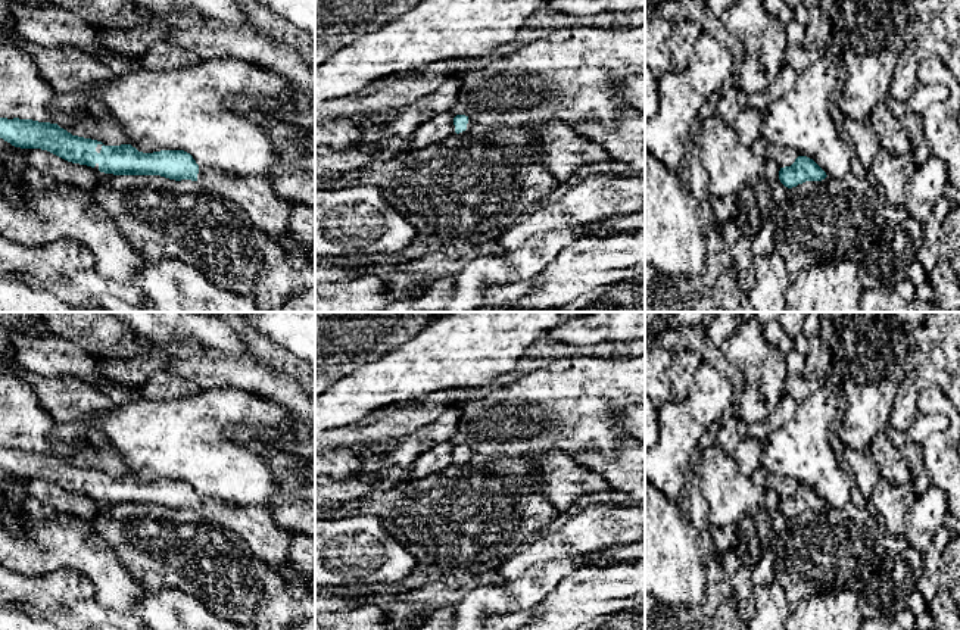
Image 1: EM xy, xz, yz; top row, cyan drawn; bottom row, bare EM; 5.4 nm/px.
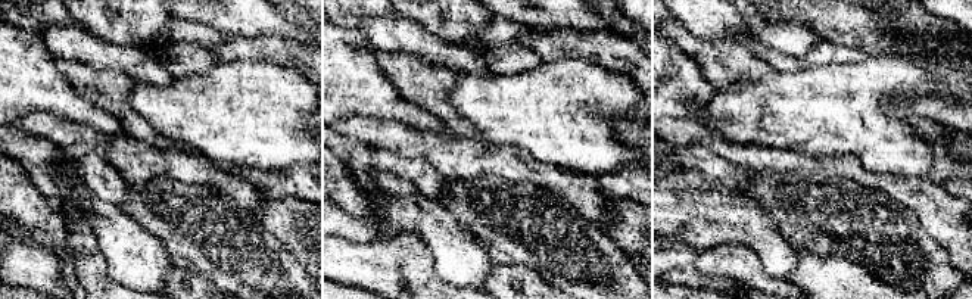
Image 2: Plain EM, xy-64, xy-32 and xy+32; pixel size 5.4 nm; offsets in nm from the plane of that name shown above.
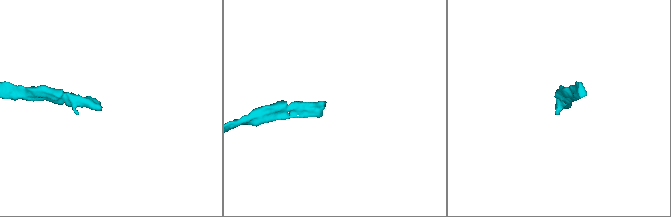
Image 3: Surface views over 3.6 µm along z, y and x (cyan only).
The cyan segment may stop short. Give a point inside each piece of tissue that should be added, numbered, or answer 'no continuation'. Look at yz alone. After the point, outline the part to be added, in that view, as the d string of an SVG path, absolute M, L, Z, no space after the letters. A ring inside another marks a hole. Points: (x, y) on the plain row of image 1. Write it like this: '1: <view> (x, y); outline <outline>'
no continuation

